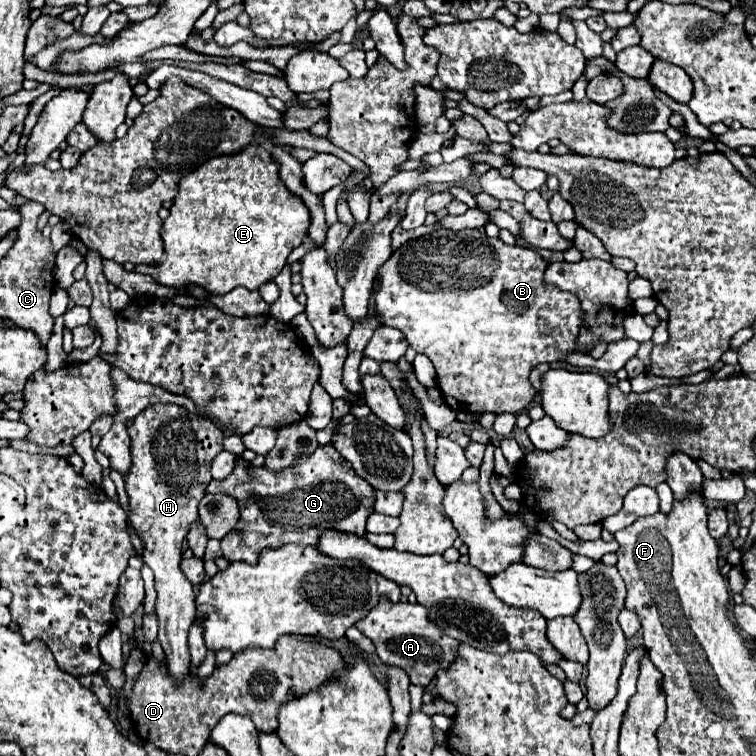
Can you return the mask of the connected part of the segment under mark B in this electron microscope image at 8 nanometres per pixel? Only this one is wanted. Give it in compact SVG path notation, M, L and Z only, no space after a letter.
M442 229L440 237L438 235L424 235L420 239L408 241L404 243L400 249L396 249L390 259L378 269L378 279L374 283L372 295L376 301L376 313L380 313L380 321L382 325L388 327L396 327L404 333L406 341L410 343L410 347L416 353L426 355L436 369L436 383L438 389L442 391L444 401L448 403L448 407L456 413L464 411L464 413L472 413L472 415L482 415L482 413L518 413L522 411L536 395L536 389L530 385L528 375L530 369L538 363L554 363L554 361L562 361L564 353L574 351L576 345L576 337L578 337L578 327L580 327L580 317L582 317L582 309L578 299L568 293L568 291L560 291L552 285L544 285L544 269L548 267L548 263L530 247L522 247L522 245L506 245L500 239L492 239L488 237L482 229L464 229L464 231L448 231Z

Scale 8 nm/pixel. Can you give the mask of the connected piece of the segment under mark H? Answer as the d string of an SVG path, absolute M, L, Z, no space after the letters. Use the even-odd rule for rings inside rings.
M156 403L144 409L134 423L128 427L128 435L132 439L130 453L132 453L132 467L126 475L126 493L130 497L130 507L132 515L130 521L134 529L138 531L142 543L144 543L144 563L154 571L154 581L156 581L156 617L158 617L158 639L160 645L166 653L166 665L168 673L176 683L182 683L184 677L190 675L190 657L188 657L188 629L192 627L192 621L196 621L194 615L194 589L192 583L184 577L180 571L180 559L182 559L182 541L186 537L188 525L198 517L196 509L200 499L206 495L206 485L212 479L210 477L210 463L212 459L222 451L222 439L224 433L220 429L202 417L192 417L184 407L174 405L174 403ZM170 423L170 435L158 435L164 425Z

